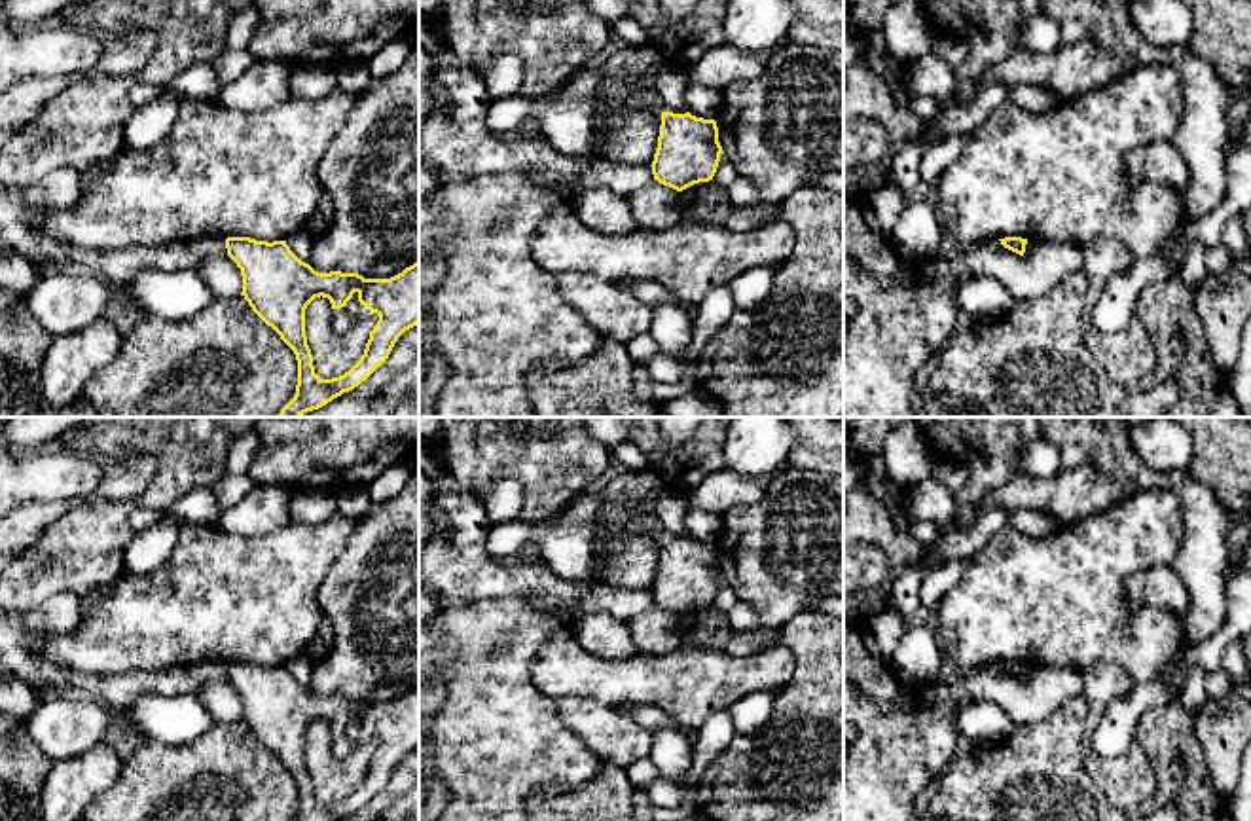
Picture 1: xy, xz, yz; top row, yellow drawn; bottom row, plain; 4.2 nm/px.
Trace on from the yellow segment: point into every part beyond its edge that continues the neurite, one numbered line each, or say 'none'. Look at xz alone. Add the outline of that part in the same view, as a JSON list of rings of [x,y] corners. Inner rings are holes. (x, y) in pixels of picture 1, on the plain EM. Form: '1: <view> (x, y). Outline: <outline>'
none

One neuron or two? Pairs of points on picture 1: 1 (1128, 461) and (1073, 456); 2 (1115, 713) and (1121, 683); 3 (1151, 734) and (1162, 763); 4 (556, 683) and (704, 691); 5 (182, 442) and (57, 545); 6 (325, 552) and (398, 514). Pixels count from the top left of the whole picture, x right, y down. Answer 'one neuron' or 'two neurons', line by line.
1: one neuron
2: two neurons
3: one neuron
4: one neuron
5: one neuron
6: two neurons

